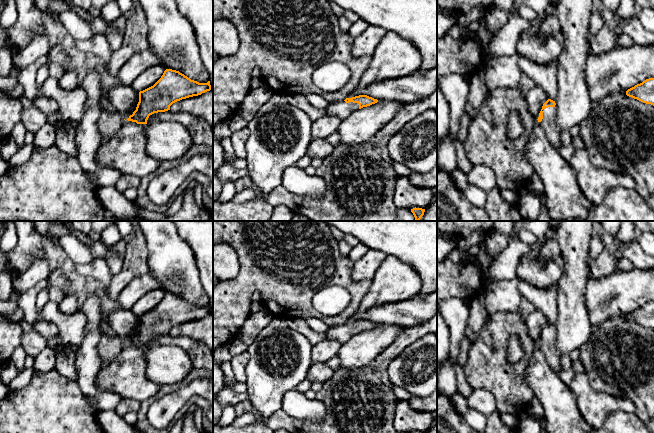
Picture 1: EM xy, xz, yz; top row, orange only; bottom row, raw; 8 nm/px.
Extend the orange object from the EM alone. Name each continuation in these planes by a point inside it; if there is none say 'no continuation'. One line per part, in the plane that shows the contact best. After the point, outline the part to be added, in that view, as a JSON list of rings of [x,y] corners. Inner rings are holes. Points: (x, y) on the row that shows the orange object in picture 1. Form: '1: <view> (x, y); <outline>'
1: yz (548, 123); [[[548,107],[543,109],[543,119],[539,122],[542,127],[544,133],[549,139],[550,143],[556,148],[556,150],[560,150],[560,137],[561,133],[558,130],[556,123],[556,109],[555,107]]]

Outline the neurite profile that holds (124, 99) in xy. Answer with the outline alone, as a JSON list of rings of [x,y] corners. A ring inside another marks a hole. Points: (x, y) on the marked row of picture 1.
[[[120,84],[106,89],[105,98],[127,120],[136,110],[139,102],[139,92],[135,91],[131,86]]]

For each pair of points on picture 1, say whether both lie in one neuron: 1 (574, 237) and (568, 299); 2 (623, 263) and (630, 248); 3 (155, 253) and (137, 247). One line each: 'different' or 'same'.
1: same
2: different
3: different

